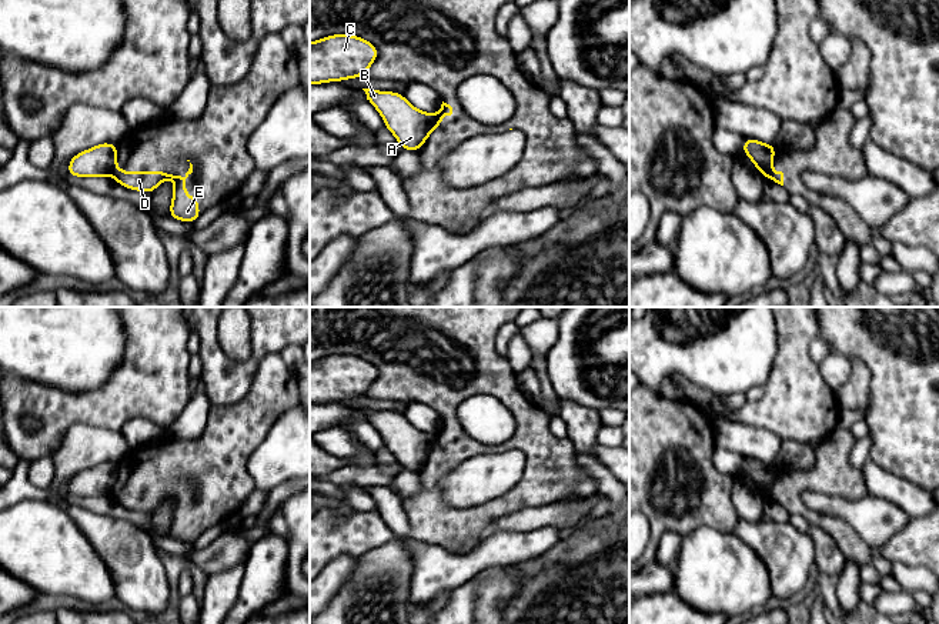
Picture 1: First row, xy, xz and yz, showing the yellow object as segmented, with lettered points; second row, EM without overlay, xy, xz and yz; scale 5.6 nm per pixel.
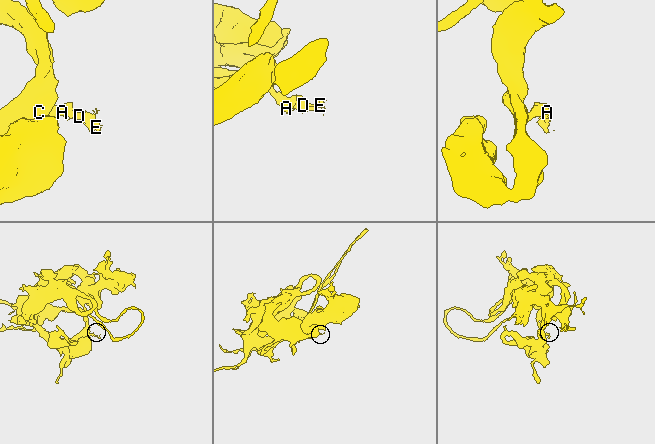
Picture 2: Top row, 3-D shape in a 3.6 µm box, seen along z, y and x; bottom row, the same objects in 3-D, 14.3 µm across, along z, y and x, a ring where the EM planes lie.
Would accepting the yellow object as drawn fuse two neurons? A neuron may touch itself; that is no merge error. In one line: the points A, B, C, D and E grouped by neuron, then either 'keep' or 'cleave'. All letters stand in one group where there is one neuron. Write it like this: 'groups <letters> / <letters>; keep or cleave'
groups A B C / D E; cleave

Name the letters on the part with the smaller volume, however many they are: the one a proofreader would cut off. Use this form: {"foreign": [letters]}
{"foreign": ["D", "E"]}

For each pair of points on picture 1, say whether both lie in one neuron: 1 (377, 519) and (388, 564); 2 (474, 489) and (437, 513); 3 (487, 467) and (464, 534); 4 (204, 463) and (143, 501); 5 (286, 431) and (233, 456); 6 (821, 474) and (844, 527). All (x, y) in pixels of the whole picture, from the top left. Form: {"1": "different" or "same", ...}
{"1": "different", "2": "different", "3": "different", "4": "same", "5": "different", "6": "same"}

